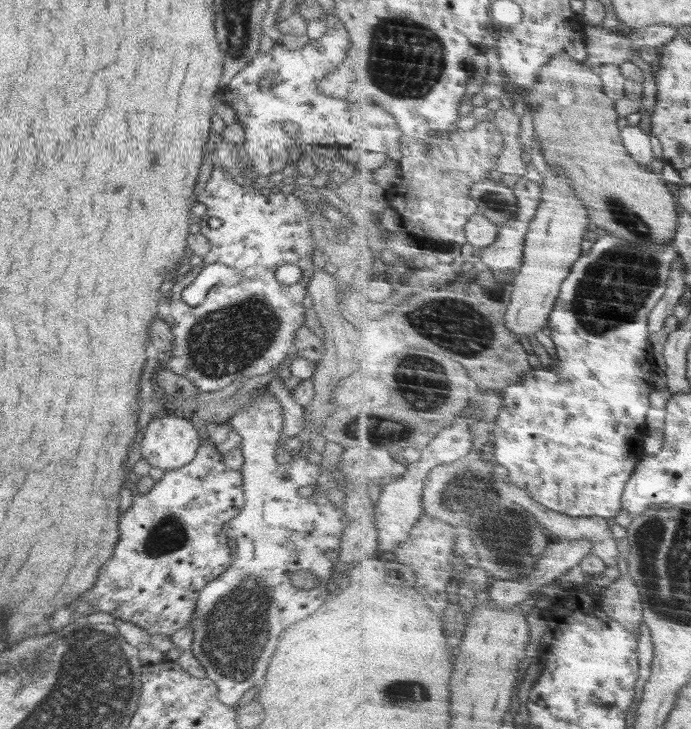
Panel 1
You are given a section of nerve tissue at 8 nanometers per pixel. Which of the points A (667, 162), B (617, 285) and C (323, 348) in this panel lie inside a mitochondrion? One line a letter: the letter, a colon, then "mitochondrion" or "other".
A: other
B: mitochondrion
C: other

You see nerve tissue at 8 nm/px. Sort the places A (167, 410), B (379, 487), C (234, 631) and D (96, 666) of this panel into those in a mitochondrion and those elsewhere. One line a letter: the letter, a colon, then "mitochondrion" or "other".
A: other
B: other
C: mitochondrion
D: mitochondrion

